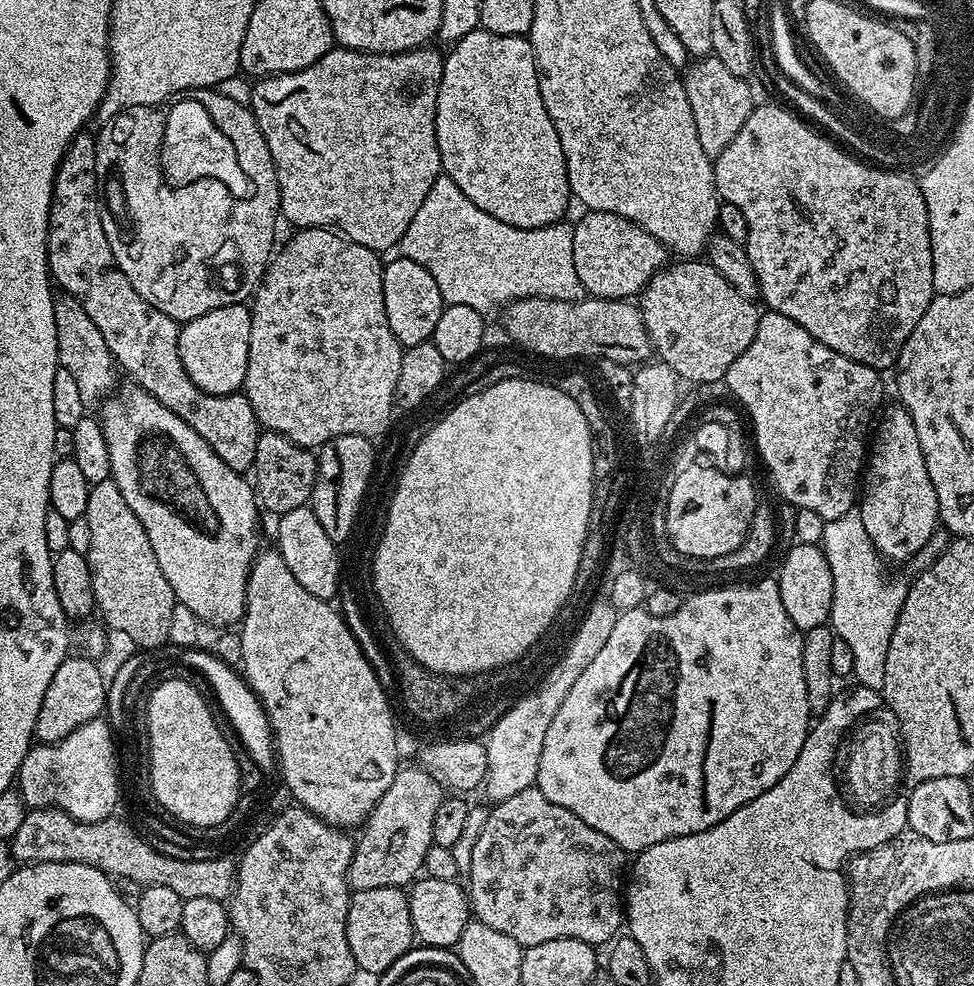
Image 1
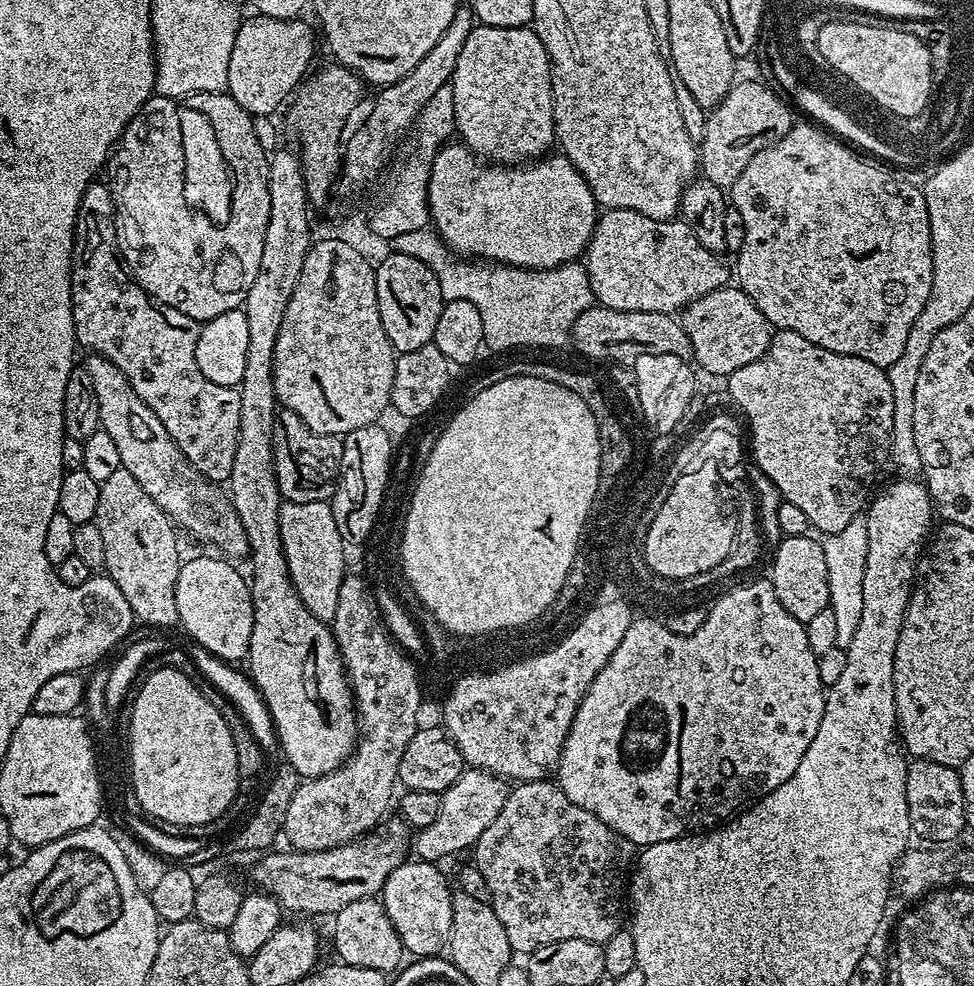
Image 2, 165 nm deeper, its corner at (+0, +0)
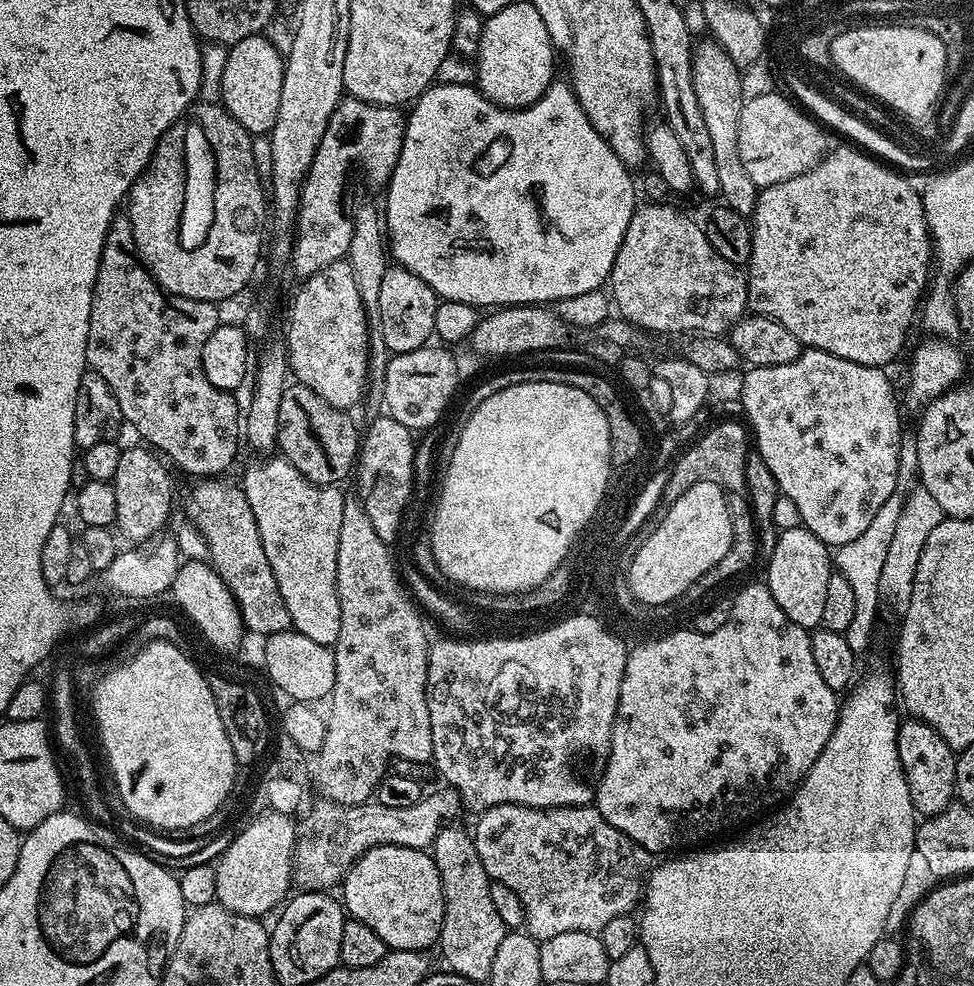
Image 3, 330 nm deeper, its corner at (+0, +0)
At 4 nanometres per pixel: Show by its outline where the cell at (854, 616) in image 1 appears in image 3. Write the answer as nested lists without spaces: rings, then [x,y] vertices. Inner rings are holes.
[[[899,499],[887,500],[882,510],[874,514],[870,526],[866,526],[865,532],[860,537],[854,538],[854,542],[839,545],[834,552],[835,571],[844,576],[854,590],[854,619],[850,621],[850,626],[843,634],[846,642],[850,642],[850,650],[858,654],[864,654],[867,650],[868,642],[872,638],[872,627],[876,624],[876,611],[882,608],[882,601],[878,594],[878,578],[882,578],[882,565],[890,550],[890,542],[894,538],[894,526],[898,526],[900,506]]]

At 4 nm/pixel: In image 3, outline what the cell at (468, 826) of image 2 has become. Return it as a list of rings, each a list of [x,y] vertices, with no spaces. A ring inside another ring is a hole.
[[[441,788],[405,809],[392,809],[375,802],[366,804],[333,804],[319,802],[312,808],[312,834],[297,841],[292,855],[293,883],[305,891],[325,891],[341,883],[350,866],[368,849],[378,845],[429,849],[438,833],[463,809],[463,800],[452,789]]]

